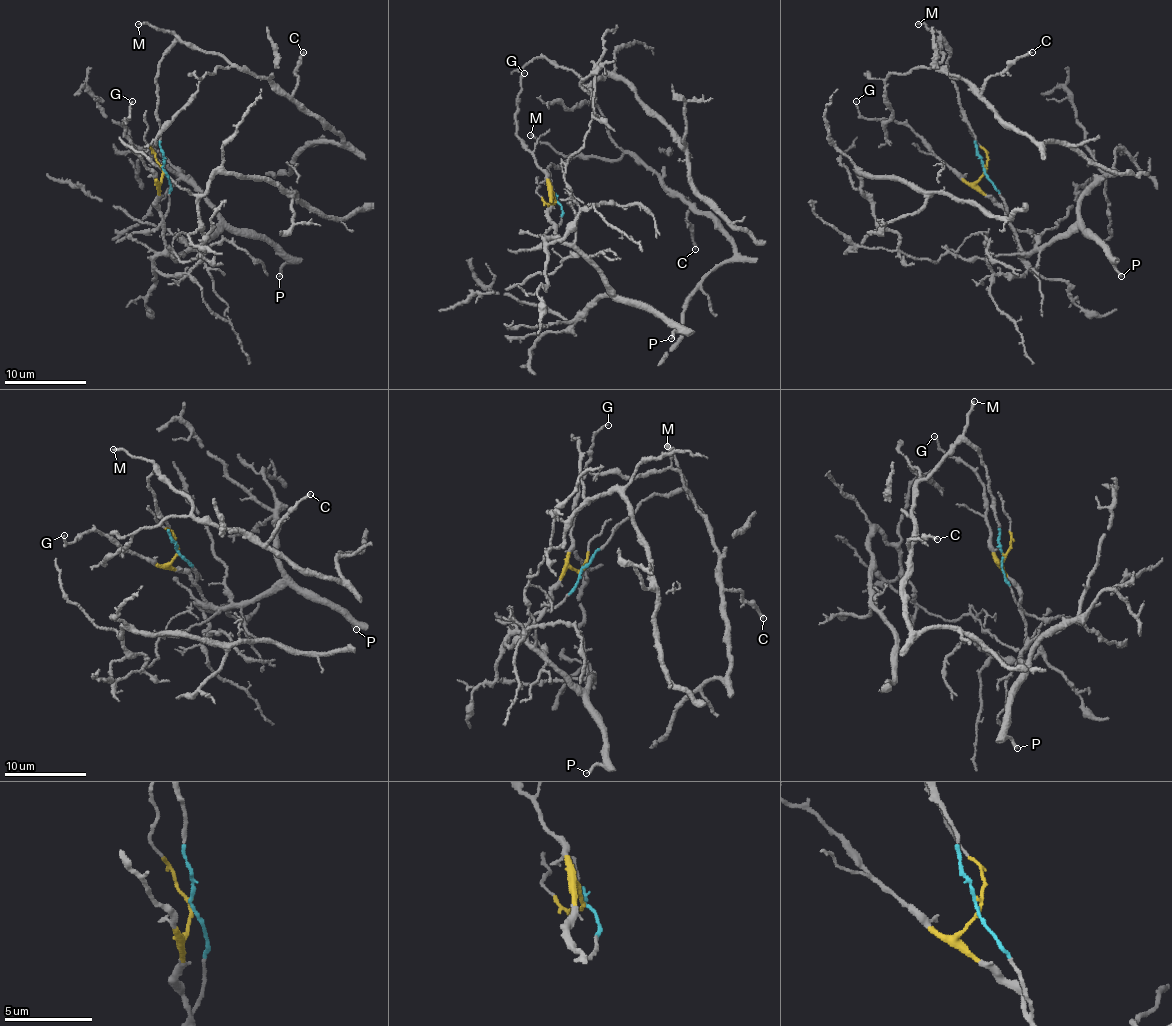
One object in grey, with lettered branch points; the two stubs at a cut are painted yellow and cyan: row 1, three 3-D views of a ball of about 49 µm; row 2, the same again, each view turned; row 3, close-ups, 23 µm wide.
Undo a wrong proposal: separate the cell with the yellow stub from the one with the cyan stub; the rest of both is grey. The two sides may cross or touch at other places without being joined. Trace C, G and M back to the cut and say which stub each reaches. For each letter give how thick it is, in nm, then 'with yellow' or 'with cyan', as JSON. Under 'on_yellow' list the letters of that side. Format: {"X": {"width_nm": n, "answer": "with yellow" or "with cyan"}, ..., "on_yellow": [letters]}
{"C": {"width_nm": 220, "answer": "with cyan"}, "G": {"width_nm": 140, "answer": "with yellow"}, "M": {"width_nm": 200, "answer": "with cyan"}, "on_yellow": ["G"]}

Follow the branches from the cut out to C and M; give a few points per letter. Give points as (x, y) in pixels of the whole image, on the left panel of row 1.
C: (163, 168), (157, 72), (159, 60), (177, 42), (222, 54), (234, 66), (267, 78), (289, 95), (304, 52)
M: (163, 168), (157, 72), (159, 60), (175, 38), (147, 23), (139, 23)

